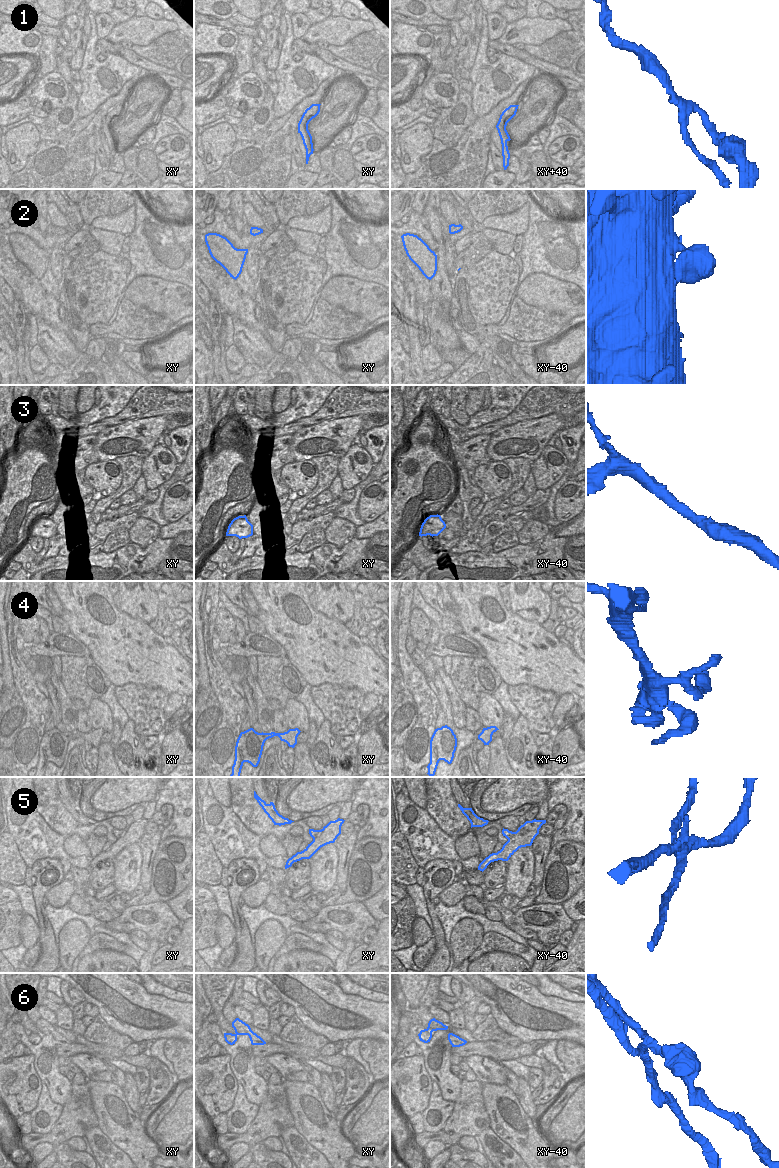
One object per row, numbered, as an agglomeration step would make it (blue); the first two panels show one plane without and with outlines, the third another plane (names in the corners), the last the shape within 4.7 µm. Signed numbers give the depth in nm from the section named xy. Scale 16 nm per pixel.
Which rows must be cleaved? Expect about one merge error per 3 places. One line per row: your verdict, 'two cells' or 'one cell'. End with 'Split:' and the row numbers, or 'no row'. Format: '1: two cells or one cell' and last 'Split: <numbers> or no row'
1: two cells
2: one cell
3: two cells
4: two cells
5: two cells
6: two cells
Split: 1, 3, 4, 5, 6

